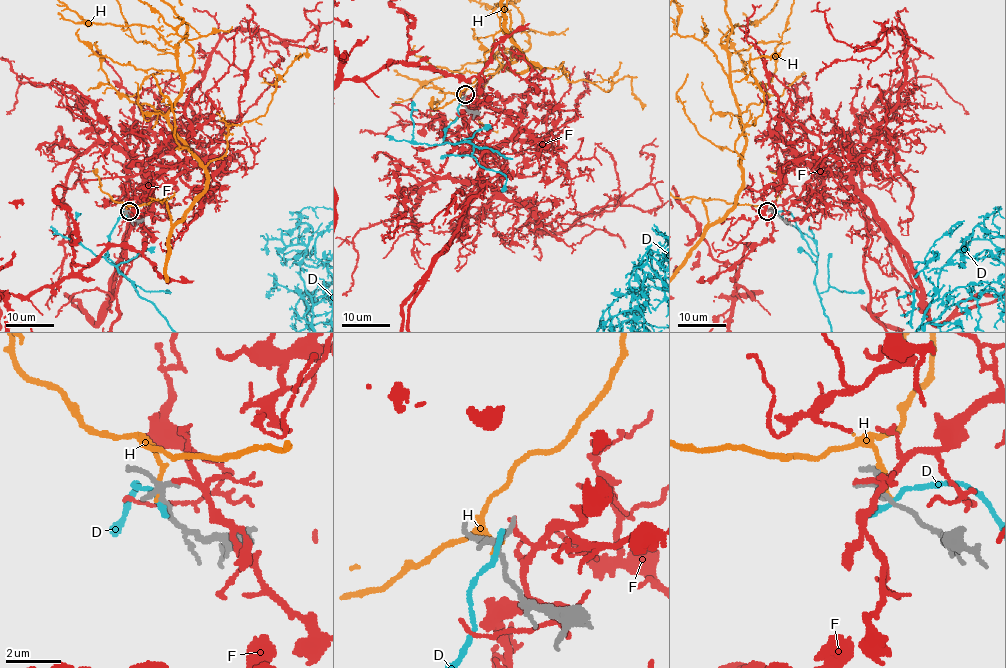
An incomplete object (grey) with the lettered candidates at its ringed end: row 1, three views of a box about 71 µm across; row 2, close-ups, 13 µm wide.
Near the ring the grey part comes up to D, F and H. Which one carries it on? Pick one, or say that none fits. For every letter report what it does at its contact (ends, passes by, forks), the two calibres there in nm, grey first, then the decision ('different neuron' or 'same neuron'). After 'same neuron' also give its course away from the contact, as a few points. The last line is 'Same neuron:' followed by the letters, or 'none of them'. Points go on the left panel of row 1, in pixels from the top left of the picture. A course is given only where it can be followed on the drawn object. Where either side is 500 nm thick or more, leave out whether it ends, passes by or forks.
D: it ends; calibres 160 and 240 nm; different neuron
F: it ends; calibres 140 and 180 nm; different neuron
H: it ends; calibres 190 and 180 nm; different neuron
Same neuron: none of them

